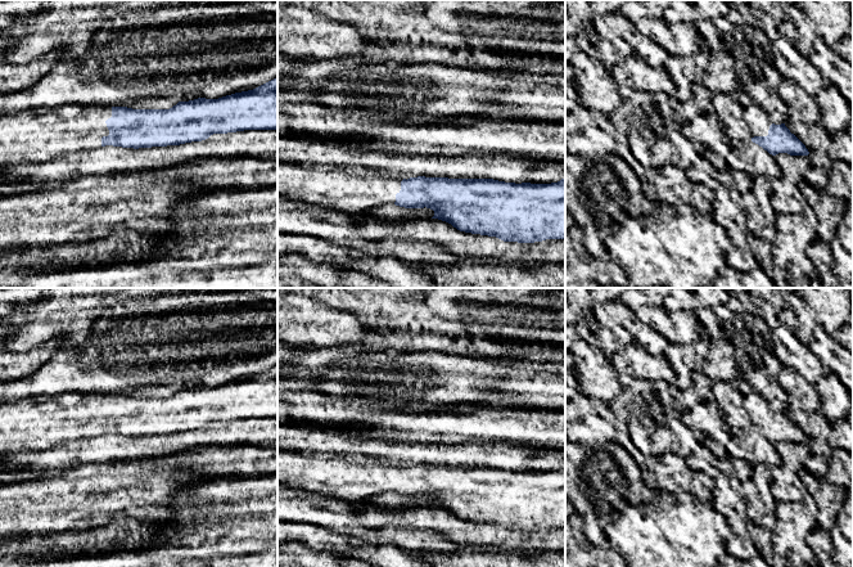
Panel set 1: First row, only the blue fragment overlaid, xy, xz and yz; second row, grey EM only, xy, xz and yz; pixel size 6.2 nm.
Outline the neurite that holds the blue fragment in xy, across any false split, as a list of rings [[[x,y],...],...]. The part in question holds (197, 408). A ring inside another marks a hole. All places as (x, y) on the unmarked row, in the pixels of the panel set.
[[[277,365],[248,379],[218,387],[198,386],[179,390],[170,397],[132,397],[127,395],[67,392],[55,396],[39,395],[0,402],[0,454],[23,450],[44,450],[66,442],[105,433],[122,436],[152,436],[202,429],[213,422],[244,418],[277,418]]]

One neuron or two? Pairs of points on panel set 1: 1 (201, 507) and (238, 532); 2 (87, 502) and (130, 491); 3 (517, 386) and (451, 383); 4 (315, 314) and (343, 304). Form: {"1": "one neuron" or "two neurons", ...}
{"1": "one neuron", "2": "one neuron", "3": "one neuron", "4": "two neurons"}

